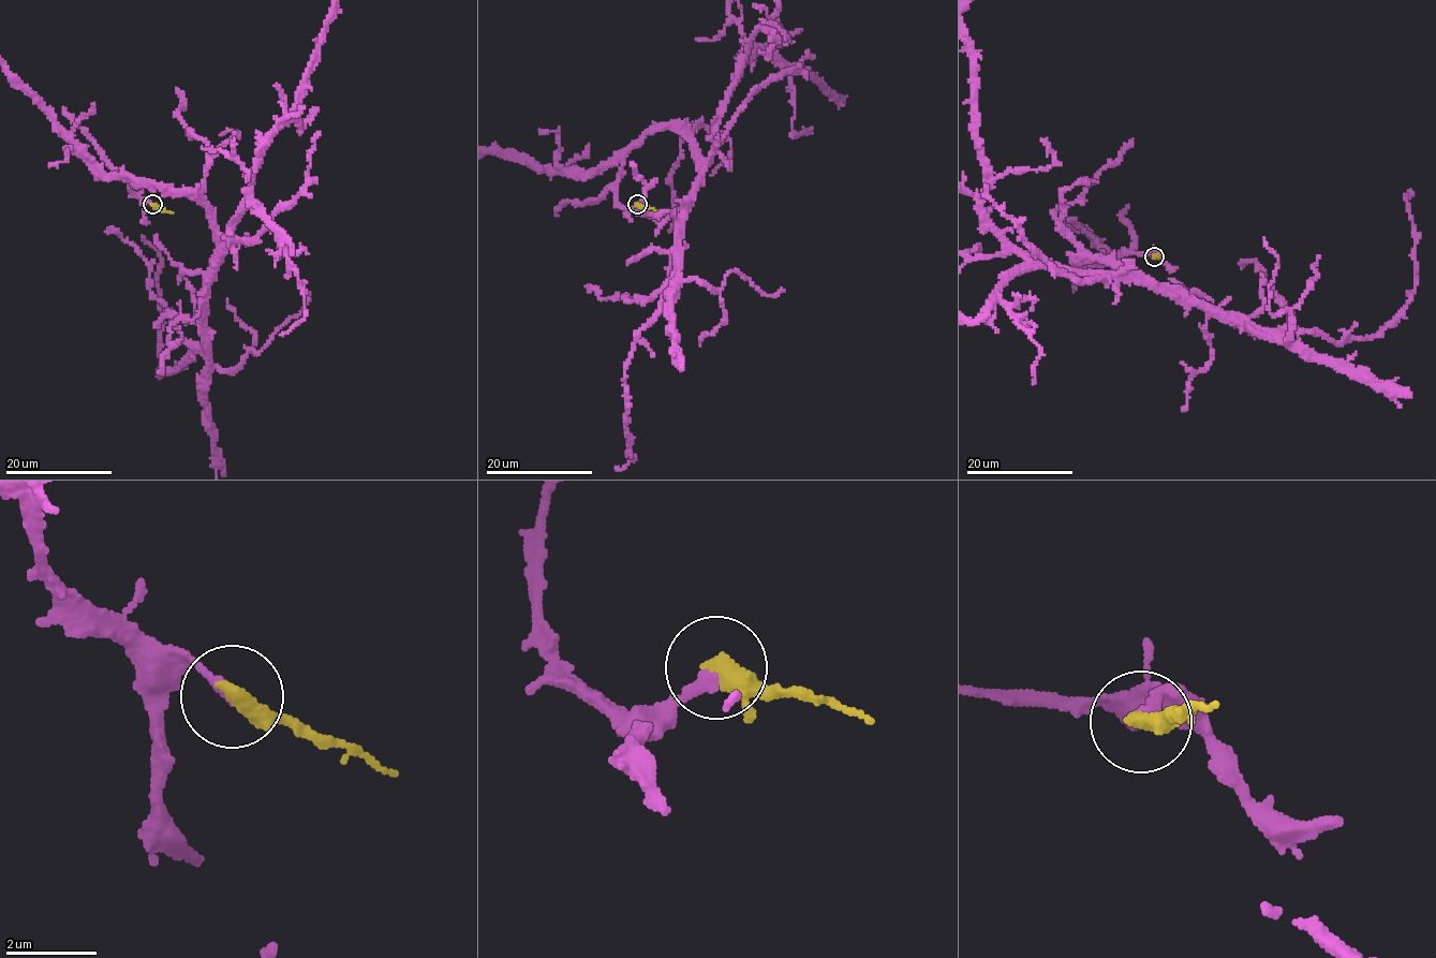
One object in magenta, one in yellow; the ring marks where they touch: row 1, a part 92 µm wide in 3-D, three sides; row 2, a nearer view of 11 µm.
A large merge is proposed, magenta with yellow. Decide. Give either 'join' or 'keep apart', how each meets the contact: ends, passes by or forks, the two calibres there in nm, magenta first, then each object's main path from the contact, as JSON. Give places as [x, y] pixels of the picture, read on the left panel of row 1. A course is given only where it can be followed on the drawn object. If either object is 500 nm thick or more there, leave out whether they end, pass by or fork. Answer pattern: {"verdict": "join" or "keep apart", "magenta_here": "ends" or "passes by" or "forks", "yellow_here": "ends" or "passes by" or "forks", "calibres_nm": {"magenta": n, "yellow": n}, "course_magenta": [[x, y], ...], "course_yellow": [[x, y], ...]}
{"verdict": "join", "magenta_here": "ends", "yellow_here": "ends", "calibres_nm": {"magenta": 280, "yellow": 460}, "course_yellow": [[152, 205], [172, 214]]}

